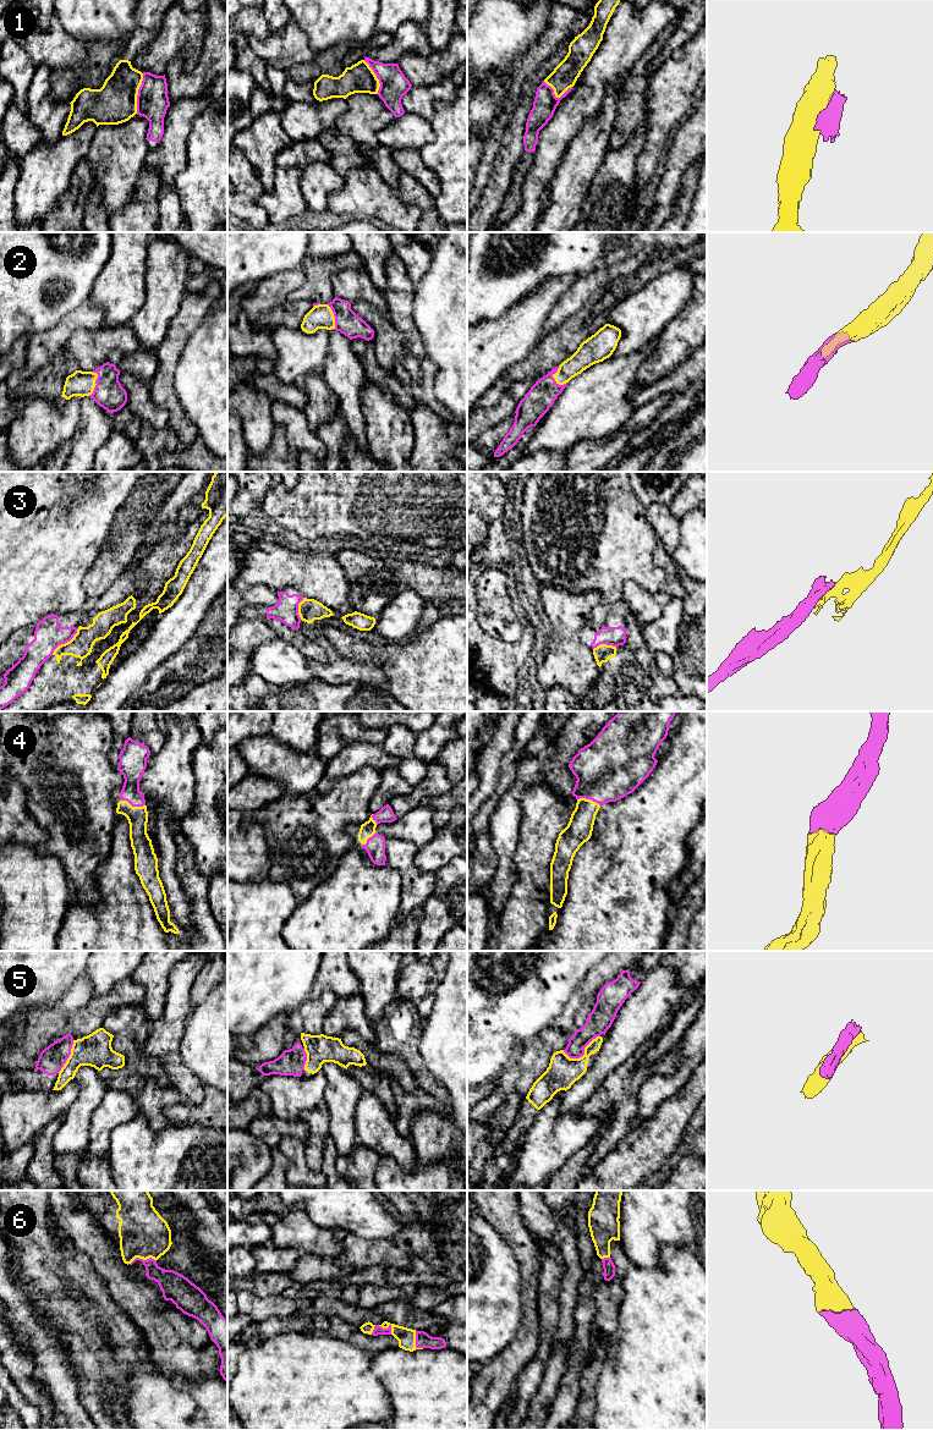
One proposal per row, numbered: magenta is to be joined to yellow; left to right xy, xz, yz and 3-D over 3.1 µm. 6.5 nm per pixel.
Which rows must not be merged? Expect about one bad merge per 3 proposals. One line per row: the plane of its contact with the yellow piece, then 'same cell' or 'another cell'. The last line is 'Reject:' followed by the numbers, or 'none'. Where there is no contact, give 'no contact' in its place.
1: meets yellow in xy; another cell
2: meets yellow in yz; same cell
3: meets yellow in xy; another cell
4: meets yellow in xy; same cell
5: meets yellow in yz; another cell
6: meets yellow in xy; same cell
Reject: 1, 3, 5

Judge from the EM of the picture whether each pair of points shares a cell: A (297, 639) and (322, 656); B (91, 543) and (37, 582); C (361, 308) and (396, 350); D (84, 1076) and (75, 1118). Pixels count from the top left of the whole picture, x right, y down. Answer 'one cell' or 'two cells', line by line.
A: one cell
B: one cell
C: one cell
D: one cell

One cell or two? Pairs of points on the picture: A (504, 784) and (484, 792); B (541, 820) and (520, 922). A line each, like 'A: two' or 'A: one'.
A: two
B: one

